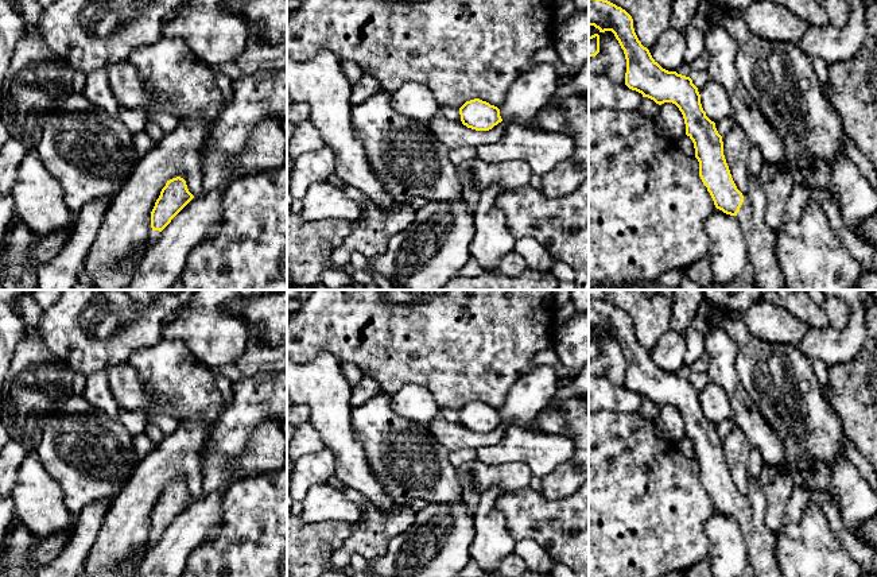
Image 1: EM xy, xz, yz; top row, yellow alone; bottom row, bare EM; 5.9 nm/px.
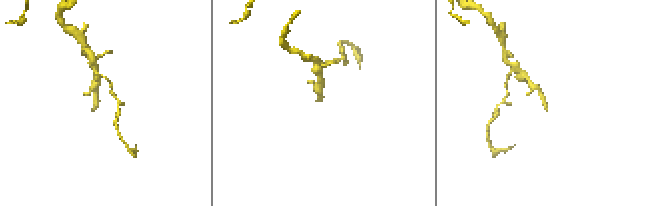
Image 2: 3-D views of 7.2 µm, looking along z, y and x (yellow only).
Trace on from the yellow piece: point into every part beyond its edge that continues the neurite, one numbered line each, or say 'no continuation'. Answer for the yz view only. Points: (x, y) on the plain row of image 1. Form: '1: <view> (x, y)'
1: yz (761, 542)

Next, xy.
1: xy (154, 537)

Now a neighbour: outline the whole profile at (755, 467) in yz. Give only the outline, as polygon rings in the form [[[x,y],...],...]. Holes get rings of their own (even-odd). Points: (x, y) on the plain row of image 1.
[[[750,448],[750,454],[749,454],[749,462],[748,462],[748,473],[753,479],[758,479],[762,469],[765,468],[765,464],[760,456],[760,453]]]

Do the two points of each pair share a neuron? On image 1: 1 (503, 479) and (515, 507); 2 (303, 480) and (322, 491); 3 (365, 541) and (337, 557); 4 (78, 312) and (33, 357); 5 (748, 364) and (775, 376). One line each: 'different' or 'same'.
1: different
2: different
3: same
4: different
5: same

